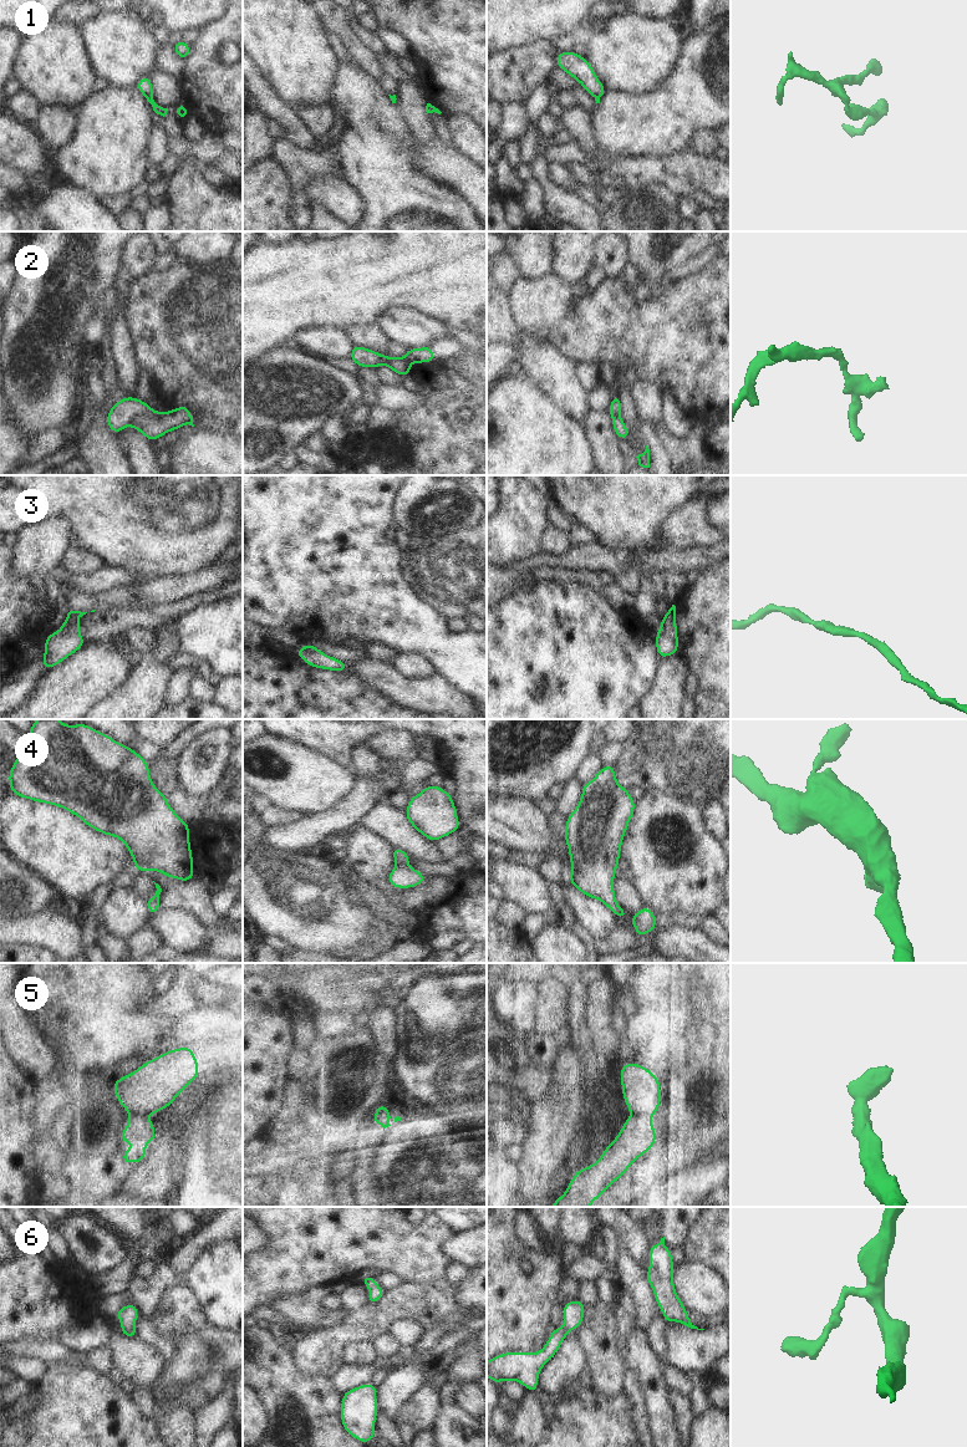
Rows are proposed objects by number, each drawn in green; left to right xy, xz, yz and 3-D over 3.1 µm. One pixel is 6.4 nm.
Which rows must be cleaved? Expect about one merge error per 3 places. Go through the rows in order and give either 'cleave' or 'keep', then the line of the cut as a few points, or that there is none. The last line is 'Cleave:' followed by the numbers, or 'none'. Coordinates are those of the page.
1: keep; no cut
2: cleave; cut in xy along (163, 412), (158, 418), (136, 416), (130, 422)
3: keep; no cut
4: keep; no cut
5: cleave; cut in yz along (634, 1114), (649, 1116)
6: keep; no cut
Cleave: 2, 5

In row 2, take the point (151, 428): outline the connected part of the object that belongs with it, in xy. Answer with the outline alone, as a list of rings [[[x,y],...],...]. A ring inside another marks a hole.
[[[180,406],[169,412],[163,412],[159,419],[138,416],[131,422],[132,429],[141,432],[152,443],[168,432],[179,430],[184,424],[194,427],[193,416],[188,406]]]

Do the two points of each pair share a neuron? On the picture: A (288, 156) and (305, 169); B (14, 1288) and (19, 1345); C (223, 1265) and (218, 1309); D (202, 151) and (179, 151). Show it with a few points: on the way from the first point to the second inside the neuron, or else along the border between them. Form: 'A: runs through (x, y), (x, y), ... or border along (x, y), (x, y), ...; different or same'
A: runs through (291, 158), (301, 166); same
B: border along (49, 1340), (13, 1341); different
C: runs through (223, 1277), (223, 1298); same
D: runs through (197, 151), (184, 151); same

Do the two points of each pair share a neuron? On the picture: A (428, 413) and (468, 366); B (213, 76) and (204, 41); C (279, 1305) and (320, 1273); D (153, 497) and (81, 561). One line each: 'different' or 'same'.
A: same
B: same
C: different
D: different

